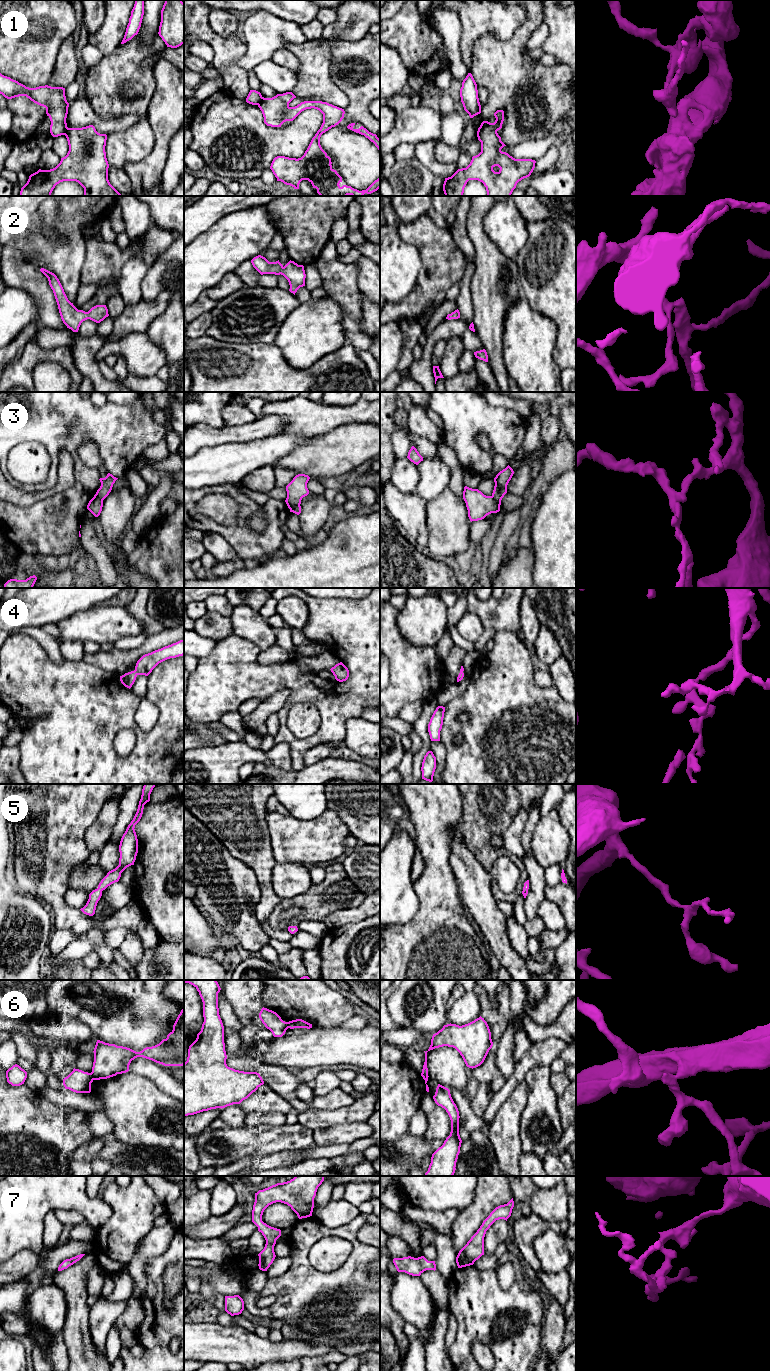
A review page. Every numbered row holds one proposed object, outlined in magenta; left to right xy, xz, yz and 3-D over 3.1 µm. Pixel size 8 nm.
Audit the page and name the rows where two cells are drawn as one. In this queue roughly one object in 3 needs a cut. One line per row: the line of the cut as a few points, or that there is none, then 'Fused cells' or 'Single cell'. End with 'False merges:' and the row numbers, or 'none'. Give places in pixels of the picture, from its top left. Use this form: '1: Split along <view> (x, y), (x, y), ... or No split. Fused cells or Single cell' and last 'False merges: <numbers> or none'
1: Split along xz (263, 97), (257, 104). Fused cells
2: No split. Single cell
3: Split along xz (299, 504), (291, 511). Fused cells
4: No split. Single cell
5: No split. Single cell
6: Split along xy (90, 1073), (94, 1079). Fused cells
7: No split. Single cell
False merges: 1, 3, 6

